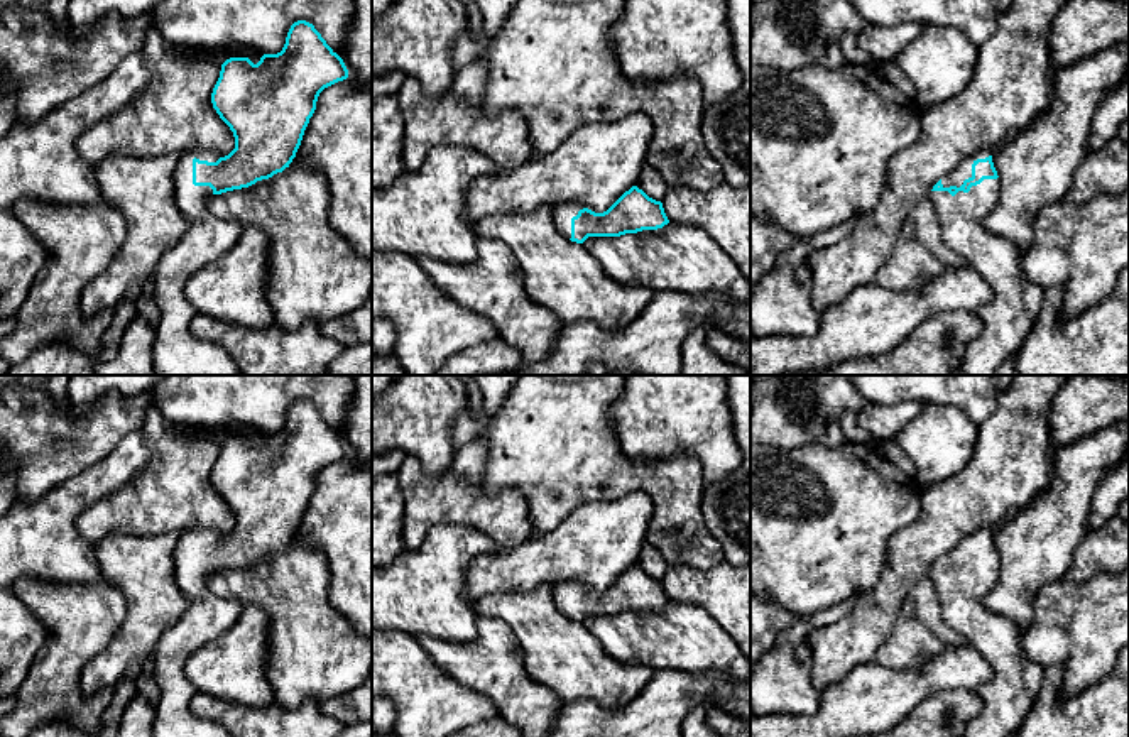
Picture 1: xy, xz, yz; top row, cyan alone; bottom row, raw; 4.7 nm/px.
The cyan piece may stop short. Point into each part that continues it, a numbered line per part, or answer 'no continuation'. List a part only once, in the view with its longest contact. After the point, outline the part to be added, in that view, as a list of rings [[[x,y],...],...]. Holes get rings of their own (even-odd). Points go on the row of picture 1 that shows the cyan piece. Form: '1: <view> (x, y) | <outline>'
1: yz (964, 171) | [[[980,149],[974,156],[967,157],[950,176],[941,179],[943,188],[957,186],[960,188],[965,179],[972,177],[972,164],[977,159],[985,159],[992,154],[990,149]]]

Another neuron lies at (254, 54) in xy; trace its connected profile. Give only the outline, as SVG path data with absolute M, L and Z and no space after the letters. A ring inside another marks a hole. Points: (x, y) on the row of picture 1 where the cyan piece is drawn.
M228 44L223 46L223 51L226 52L225 61L230 57L248 57L254 64L257 64L264 56L264 52L260 52L259 49L245 44Z

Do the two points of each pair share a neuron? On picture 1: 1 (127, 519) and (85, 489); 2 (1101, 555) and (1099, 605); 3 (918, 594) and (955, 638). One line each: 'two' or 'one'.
1: two
2: two
3: one

